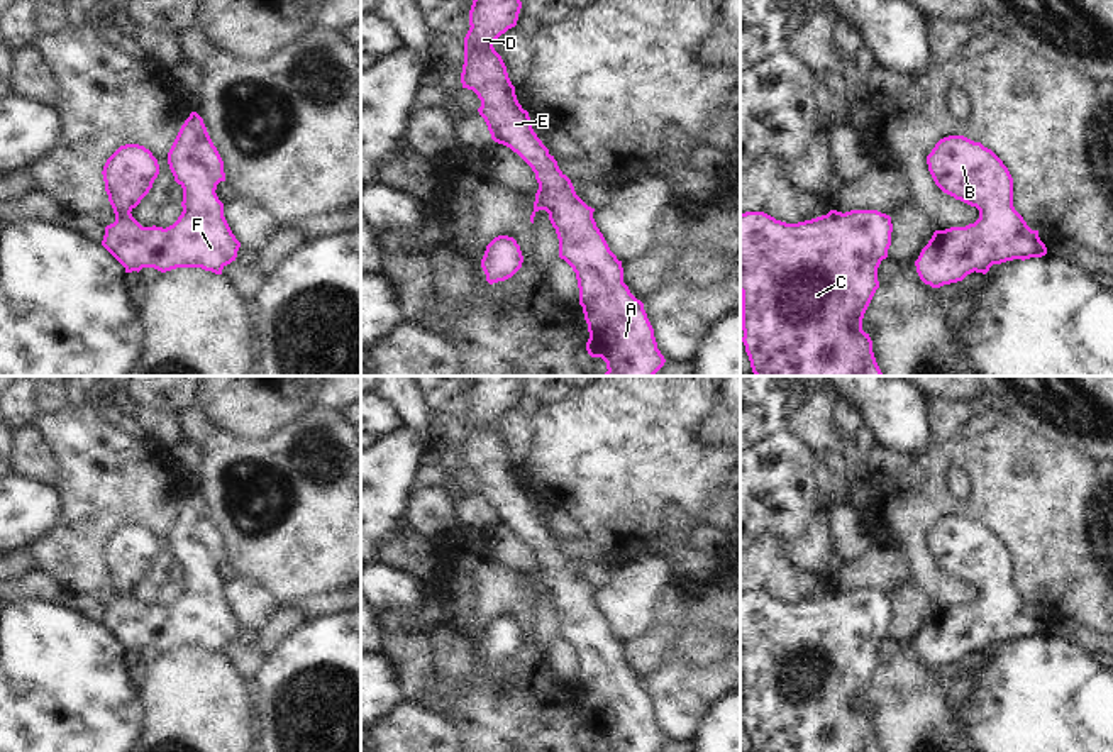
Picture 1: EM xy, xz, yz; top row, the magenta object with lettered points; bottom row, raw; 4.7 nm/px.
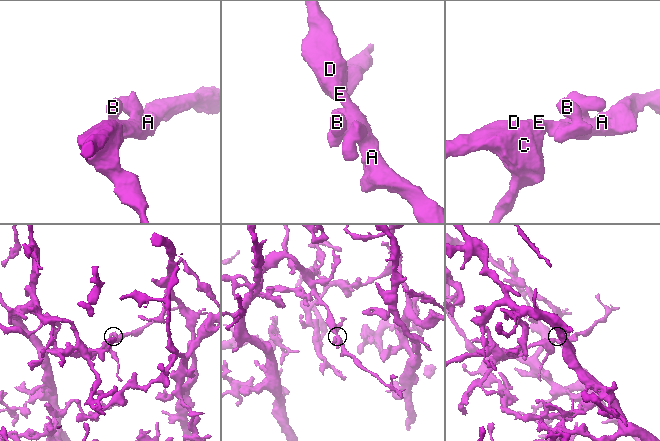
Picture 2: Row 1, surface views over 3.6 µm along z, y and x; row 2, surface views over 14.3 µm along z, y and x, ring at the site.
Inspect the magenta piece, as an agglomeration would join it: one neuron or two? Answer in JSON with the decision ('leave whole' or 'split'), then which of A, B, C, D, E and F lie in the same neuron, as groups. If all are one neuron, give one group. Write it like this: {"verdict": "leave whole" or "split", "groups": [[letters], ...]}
{"verdict": "leave whole", "groups": [["A", "B", "C", "D", "E", "F"]]}

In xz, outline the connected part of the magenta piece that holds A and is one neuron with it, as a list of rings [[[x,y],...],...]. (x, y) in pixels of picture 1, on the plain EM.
[[[474,376],[469,390],[469,410],[464,417],[462,467],[473,469],[481,479],[478,488],[485,498],[491,518],[517,532],[535,552],[539,569],[535,572],[530,601],[539,589],[549,593],[549,600],[559,618],[559,637],[576,652],[579,684],[588,703],[590,718],[586,730],[591,737],[606,742],[606,752],[657,752],[666,738],[657,728],[654,708],[637,679],[623,662],[622,640],[610,630],[603,613],[593,598],[595,588],[588,586],[574,571],[571,559],[559,549],[554,535],[532,508],[529,491],[517,479],[507,445],[495,430],[495,420],[517,405],[522,381],[518,376]]]

